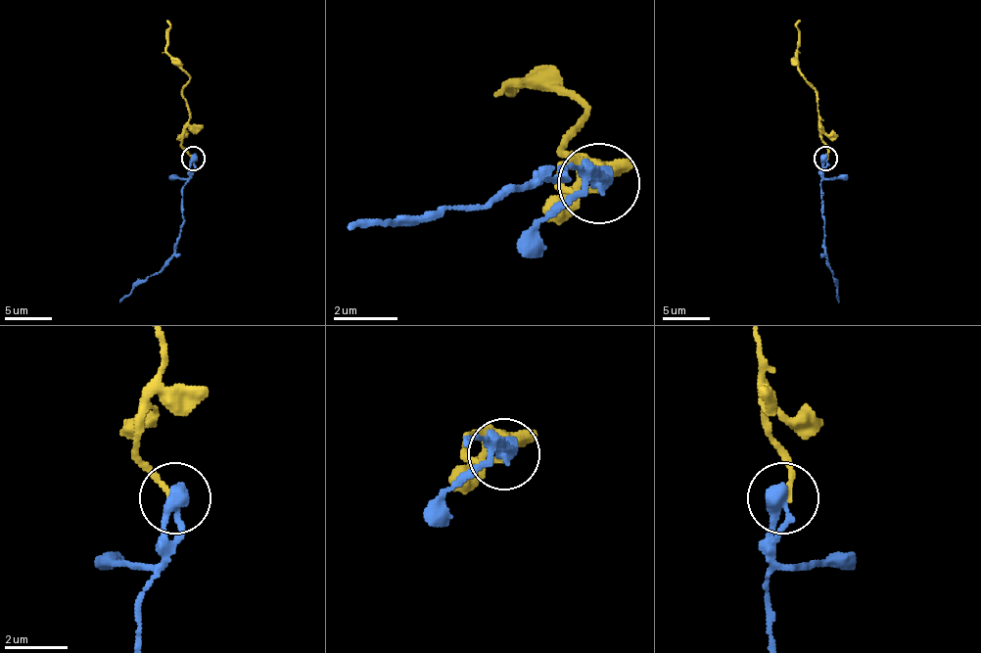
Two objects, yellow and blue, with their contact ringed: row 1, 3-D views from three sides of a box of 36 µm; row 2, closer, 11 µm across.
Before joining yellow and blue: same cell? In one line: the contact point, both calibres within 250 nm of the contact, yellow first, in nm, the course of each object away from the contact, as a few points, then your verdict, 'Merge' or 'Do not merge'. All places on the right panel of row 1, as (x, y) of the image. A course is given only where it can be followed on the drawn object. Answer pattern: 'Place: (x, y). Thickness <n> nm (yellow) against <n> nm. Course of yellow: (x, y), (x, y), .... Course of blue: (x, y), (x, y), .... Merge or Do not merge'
Place: (825, 158). Thickness 140 nm (yellow) against 550 nm. Course of yellow: (826, 158), (817, 89), (798, 66), (795, 25), (800, 21). Course of blue: (826, 158), (821, 188), (823, 255), (835, 280), (838, 302). Merge

